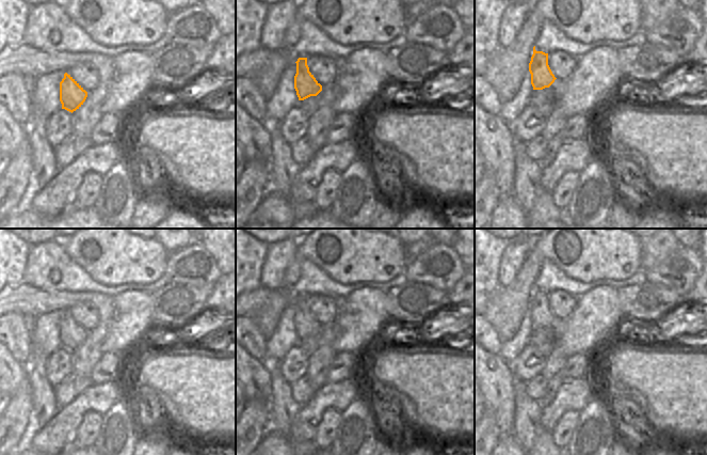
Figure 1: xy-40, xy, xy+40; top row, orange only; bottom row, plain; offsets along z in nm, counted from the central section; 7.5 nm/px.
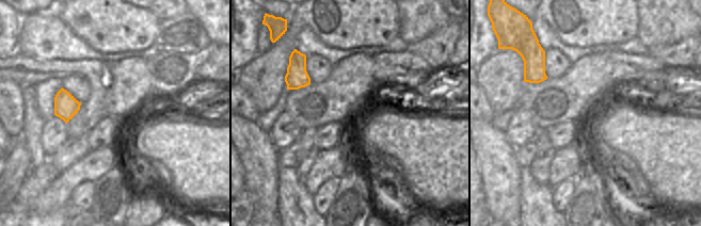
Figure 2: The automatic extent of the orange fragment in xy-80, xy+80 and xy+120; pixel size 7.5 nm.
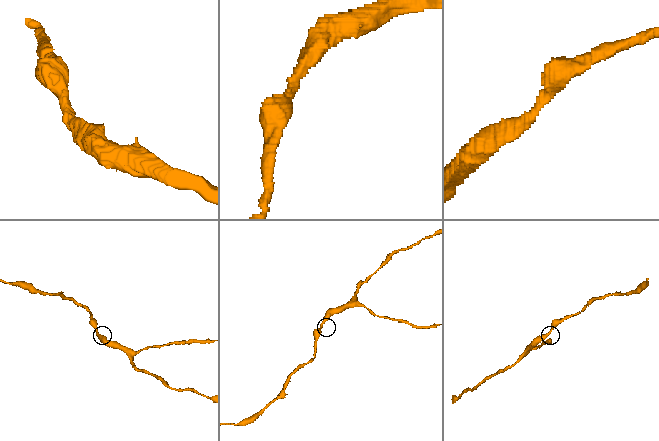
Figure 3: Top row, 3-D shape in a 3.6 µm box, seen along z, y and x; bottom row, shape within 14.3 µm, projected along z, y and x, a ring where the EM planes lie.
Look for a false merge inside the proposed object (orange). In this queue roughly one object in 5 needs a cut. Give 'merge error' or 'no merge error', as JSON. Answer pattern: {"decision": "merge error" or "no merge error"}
{"decision": "no merge error"}

